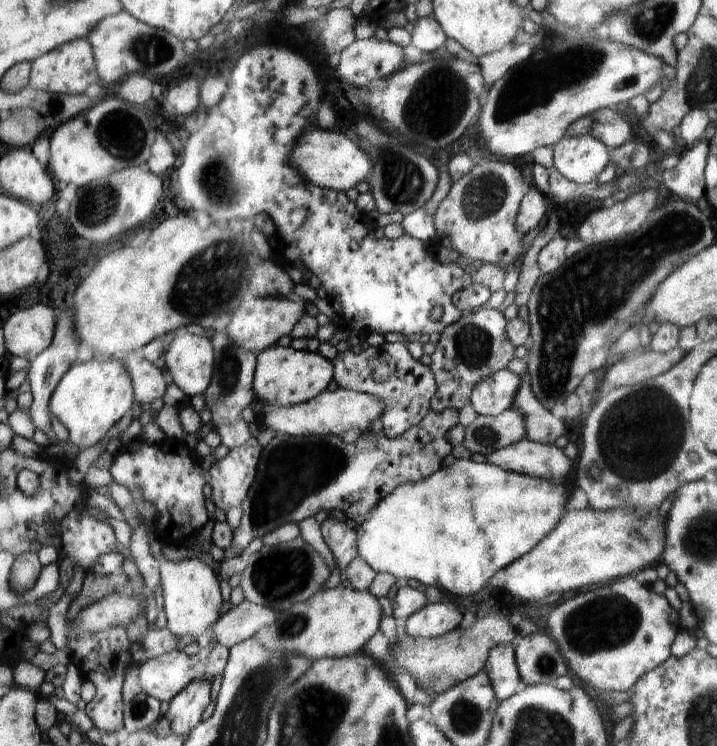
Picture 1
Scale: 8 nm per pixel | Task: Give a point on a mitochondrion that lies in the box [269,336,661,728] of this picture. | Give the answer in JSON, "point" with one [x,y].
{"point":[603,623]}

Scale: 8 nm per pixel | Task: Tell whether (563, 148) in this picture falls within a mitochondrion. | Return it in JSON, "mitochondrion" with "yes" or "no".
{"mitochondrion":"no"}

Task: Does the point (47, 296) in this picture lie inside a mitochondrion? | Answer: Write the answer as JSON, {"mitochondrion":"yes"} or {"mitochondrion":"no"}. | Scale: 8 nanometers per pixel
{"mitochondrion":"no"}

